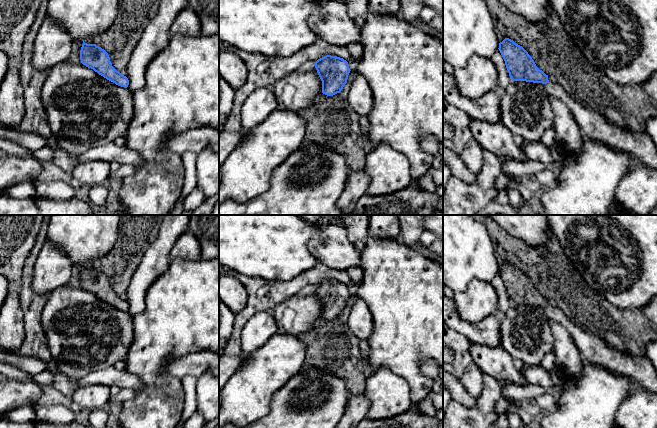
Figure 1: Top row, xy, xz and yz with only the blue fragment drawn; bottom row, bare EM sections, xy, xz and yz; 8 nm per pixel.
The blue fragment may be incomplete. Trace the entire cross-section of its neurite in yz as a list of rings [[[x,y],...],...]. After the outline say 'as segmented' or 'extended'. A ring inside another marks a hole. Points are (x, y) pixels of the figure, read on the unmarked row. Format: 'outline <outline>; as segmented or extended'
outline [[[505,262],[499,267],[512,305],[542,307],[550,320],[564,326],[579,350],[584,365],[603,367],[630,379],[634,384],[657,394],[657,373],[647,356],[636,357],[611,348],[597,335],[588,333],[573,324],[557,306],[550,306],[528,276],[513,264]]]; extended

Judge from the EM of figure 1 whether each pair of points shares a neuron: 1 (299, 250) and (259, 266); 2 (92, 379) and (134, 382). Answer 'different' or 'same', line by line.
1: same
2: same

